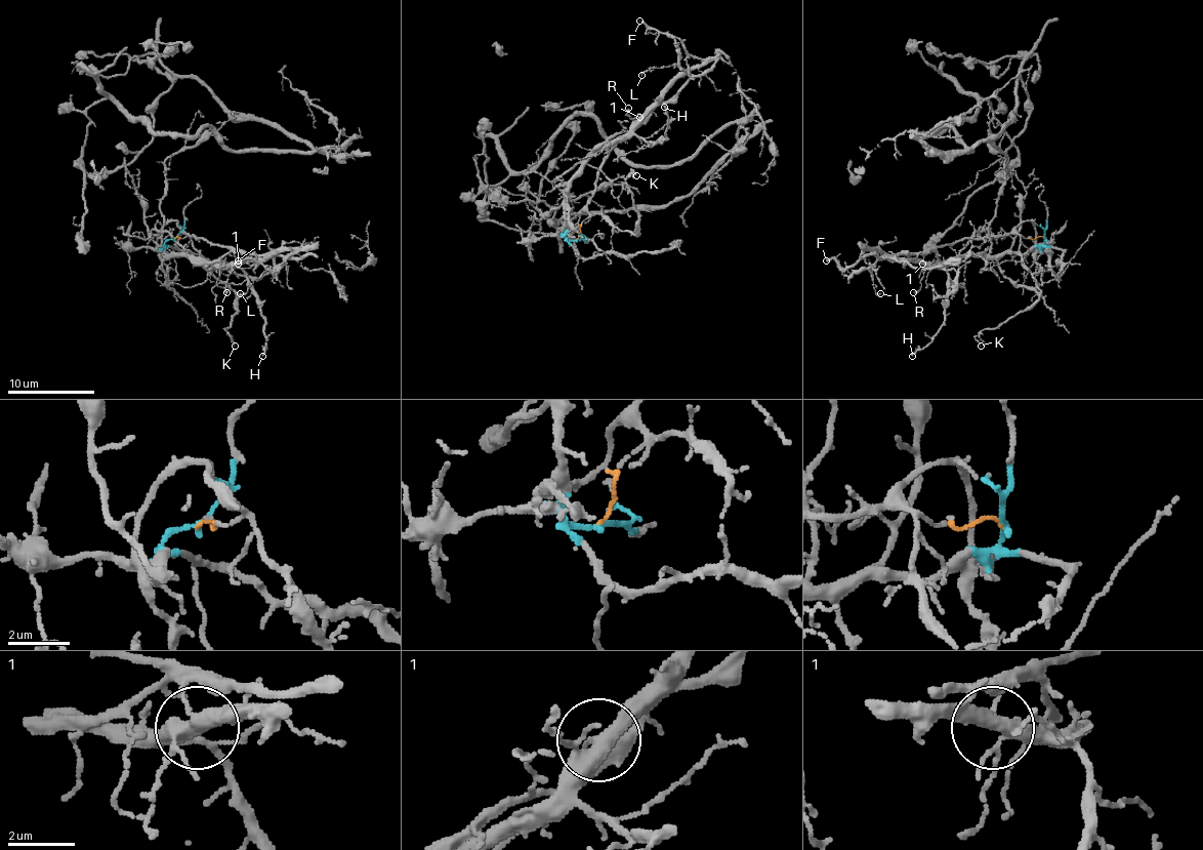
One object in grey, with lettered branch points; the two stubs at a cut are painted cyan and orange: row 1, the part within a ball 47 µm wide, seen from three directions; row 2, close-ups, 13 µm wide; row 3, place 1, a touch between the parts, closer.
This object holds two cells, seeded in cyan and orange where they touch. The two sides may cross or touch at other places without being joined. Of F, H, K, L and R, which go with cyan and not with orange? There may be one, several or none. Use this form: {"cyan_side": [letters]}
{"cyan_side": ["F", "H", "R"]}

